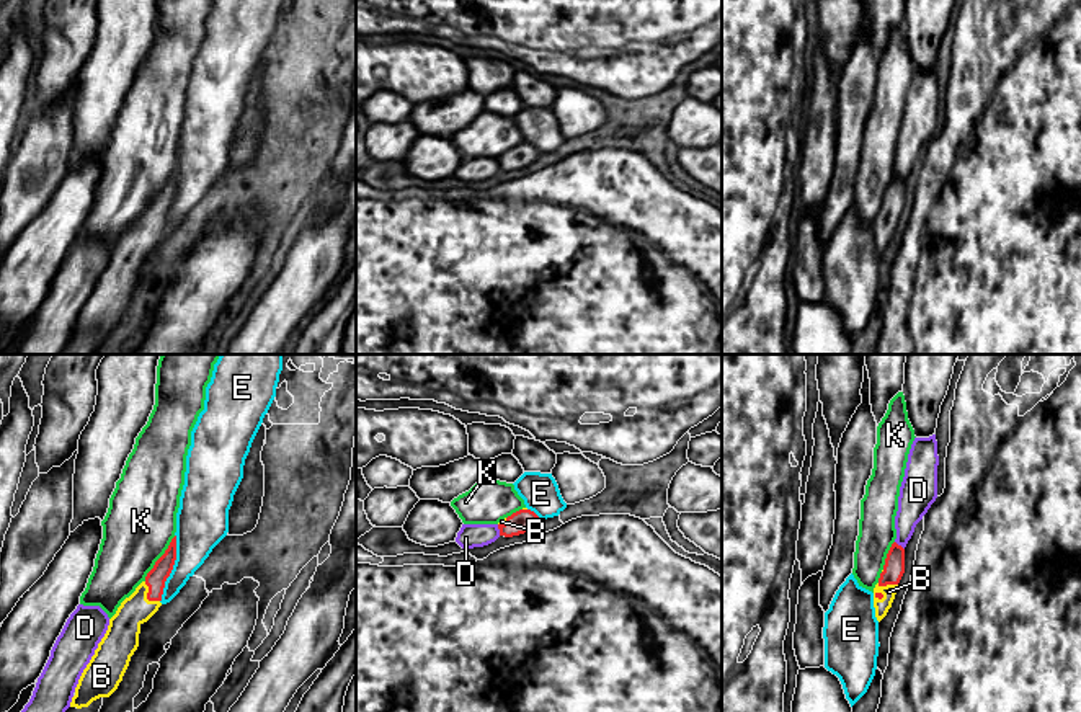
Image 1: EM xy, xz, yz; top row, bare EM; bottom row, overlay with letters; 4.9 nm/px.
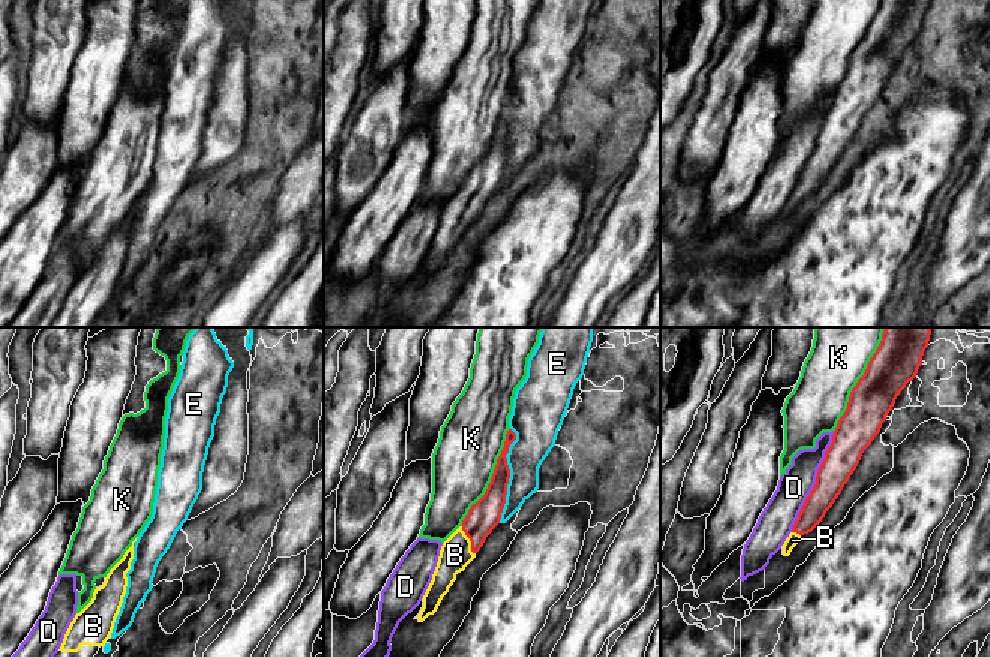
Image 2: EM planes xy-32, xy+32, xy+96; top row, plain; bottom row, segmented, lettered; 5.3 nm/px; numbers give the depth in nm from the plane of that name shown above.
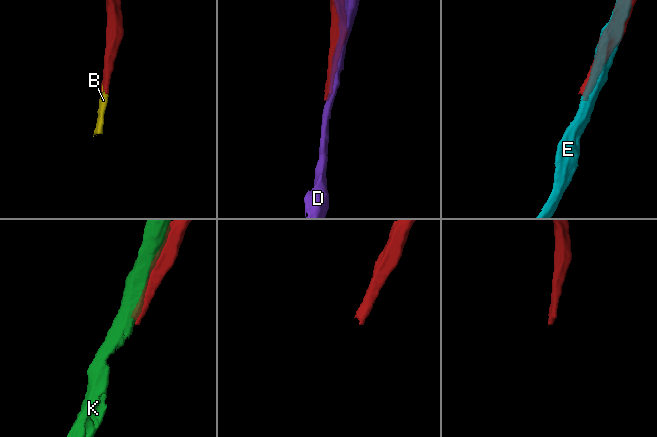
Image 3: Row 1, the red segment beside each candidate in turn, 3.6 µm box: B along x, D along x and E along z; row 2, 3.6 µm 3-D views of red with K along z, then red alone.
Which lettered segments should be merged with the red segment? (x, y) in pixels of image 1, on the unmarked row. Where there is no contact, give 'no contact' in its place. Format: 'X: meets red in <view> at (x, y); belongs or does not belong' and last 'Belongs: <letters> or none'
B: meets red in xy at (147, 231); belongs
D: meets red in xz at (498, 162); does not belong
E: meets red in xy at (172, 203); does not belong
K: meets red in xy at (159, 193); does not belong
Belongs: B

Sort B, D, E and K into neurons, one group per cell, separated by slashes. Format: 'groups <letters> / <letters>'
groups B / D / E / K

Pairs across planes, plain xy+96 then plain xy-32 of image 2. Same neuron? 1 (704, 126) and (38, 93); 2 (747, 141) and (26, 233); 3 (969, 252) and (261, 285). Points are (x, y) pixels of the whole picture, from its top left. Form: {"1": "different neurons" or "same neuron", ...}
{"1": "different neurons", "2": "same neuron", "3": "same neuron"}

